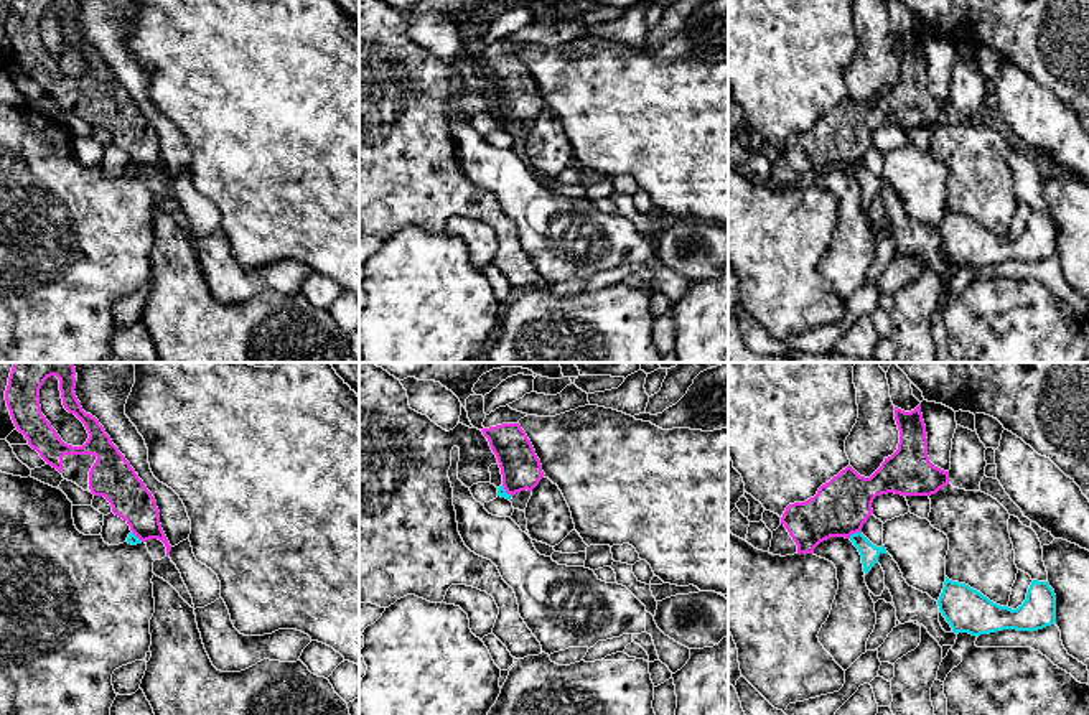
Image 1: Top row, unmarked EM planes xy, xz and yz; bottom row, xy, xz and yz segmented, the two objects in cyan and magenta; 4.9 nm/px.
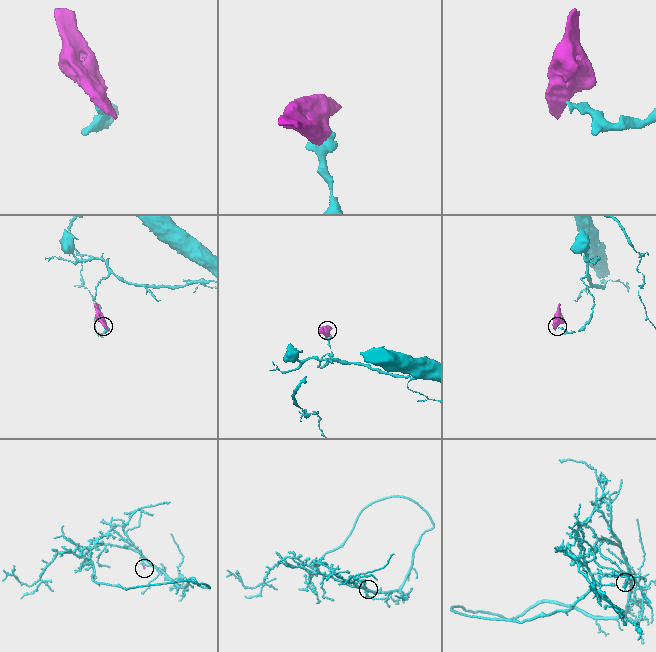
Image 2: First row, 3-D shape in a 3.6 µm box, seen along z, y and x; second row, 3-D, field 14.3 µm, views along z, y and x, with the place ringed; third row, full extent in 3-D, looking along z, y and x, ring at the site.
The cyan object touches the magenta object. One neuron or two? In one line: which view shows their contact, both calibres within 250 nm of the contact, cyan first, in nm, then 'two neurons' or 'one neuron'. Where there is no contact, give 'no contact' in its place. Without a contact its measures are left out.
yz | 90/280 nm | two neurons

